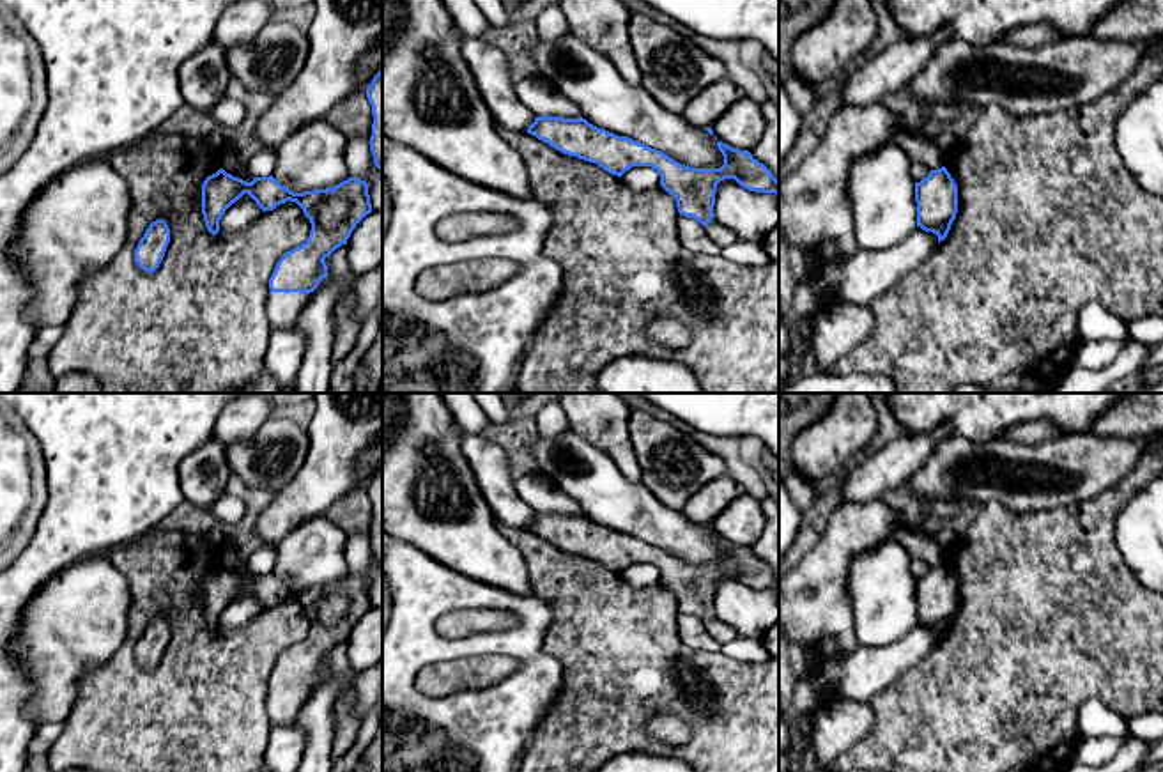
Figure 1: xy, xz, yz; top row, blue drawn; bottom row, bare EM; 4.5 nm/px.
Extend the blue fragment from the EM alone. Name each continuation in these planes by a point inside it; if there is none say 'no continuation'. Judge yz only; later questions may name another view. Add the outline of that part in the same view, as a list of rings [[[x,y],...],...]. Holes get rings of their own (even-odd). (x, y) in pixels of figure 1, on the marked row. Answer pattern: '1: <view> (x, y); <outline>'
no continuation

